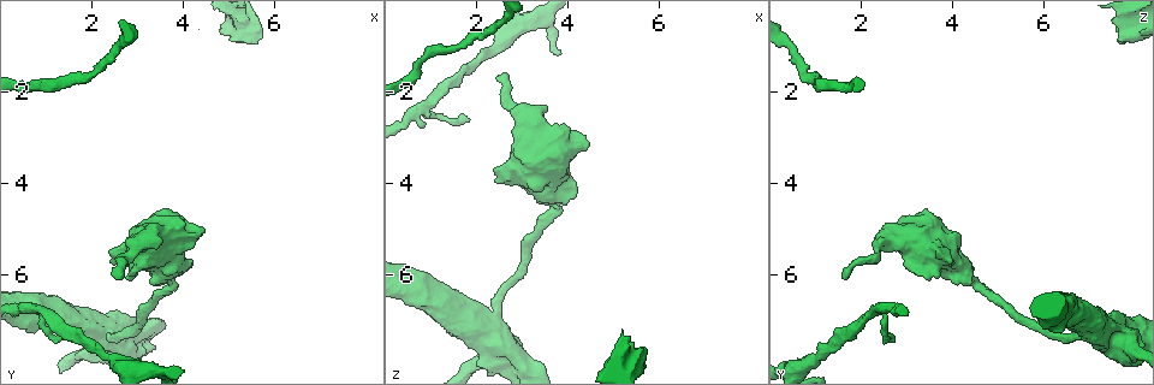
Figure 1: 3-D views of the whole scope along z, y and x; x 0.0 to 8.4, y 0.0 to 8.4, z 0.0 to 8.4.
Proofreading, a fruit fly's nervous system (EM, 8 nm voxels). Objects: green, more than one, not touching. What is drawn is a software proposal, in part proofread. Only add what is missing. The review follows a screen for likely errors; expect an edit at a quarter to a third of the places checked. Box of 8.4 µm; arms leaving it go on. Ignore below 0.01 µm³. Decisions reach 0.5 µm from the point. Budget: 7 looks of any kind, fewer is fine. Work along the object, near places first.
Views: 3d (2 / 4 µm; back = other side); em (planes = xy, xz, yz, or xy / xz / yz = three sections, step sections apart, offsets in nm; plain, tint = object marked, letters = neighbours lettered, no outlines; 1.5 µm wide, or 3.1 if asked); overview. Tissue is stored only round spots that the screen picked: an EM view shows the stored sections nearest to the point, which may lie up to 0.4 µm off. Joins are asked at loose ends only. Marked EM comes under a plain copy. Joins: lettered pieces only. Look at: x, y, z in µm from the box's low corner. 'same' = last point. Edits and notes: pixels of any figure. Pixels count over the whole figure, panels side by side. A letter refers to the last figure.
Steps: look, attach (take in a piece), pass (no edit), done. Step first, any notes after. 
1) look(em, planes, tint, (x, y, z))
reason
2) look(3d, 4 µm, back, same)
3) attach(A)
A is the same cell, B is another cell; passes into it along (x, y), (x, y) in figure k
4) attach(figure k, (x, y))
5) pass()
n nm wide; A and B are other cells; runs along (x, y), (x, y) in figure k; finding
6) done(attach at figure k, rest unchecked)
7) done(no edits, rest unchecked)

look(3d, 4 µm, (2.55, 6.05, 1.70))
branch stops here

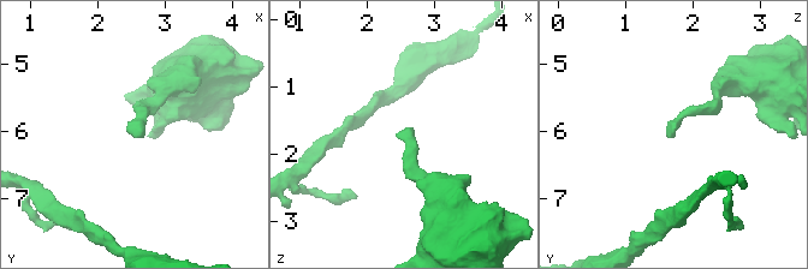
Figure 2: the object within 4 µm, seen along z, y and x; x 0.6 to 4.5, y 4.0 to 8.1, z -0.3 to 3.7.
look(em, planes, letters, (2.50, 6.05, 1.65))

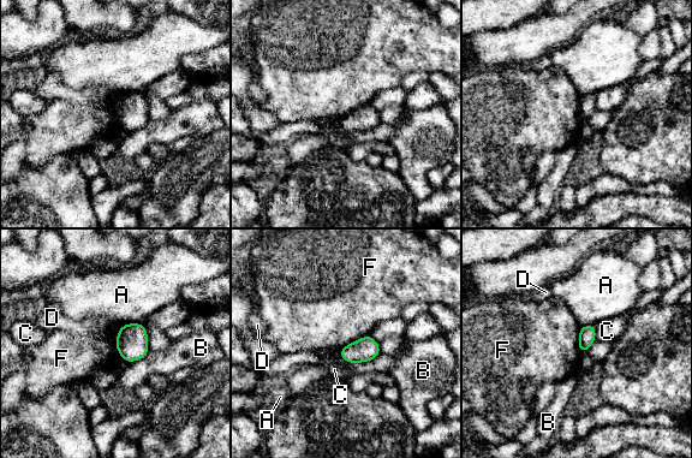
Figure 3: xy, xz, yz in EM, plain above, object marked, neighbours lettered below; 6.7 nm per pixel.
pass()
A, B, C, D and F are other cells; none of them fits

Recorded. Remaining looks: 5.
look(3d, 2 µm, back, (1.85, 7.30, 2.65))
branch stops here

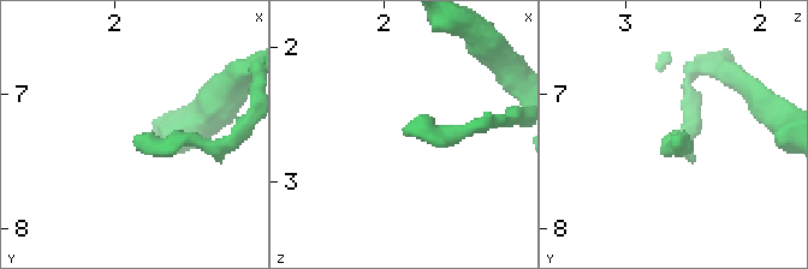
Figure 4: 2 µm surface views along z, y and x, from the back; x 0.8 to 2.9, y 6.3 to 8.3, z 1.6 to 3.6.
look(em, planes, letters, (1.84, 7.30, 2.62))
shape alone is not enough

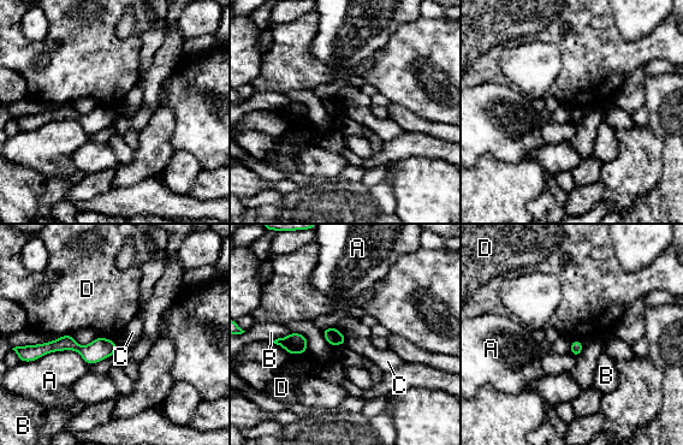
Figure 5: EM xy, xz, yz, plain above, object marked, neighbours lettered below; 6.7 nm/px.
pass()
90 nm wide; A, B, C and D are other cells; no lettered piece goes on from it

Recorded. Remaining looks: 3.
look(3d, 2 µm, (2.80, 6.15, 3.40))

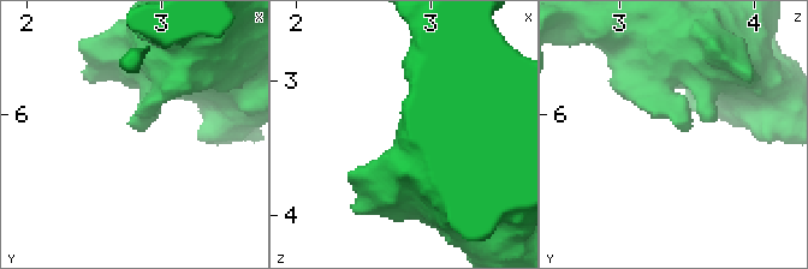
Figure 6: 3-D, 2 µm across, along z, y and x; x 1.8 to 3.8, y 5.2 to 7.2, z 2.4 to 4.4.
look(em, xz, step 4, letters, (2.82, 6.12, 3.44))

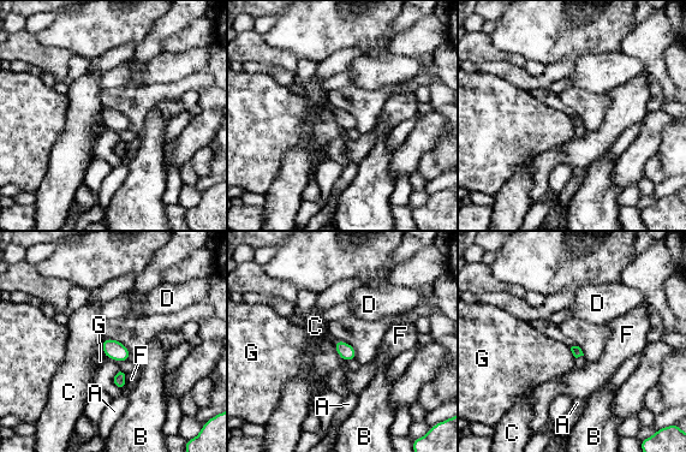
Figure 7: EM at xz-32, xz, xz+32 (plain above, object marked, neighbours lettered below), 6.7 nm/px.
look(em, planes, letters, same)
cut it another way

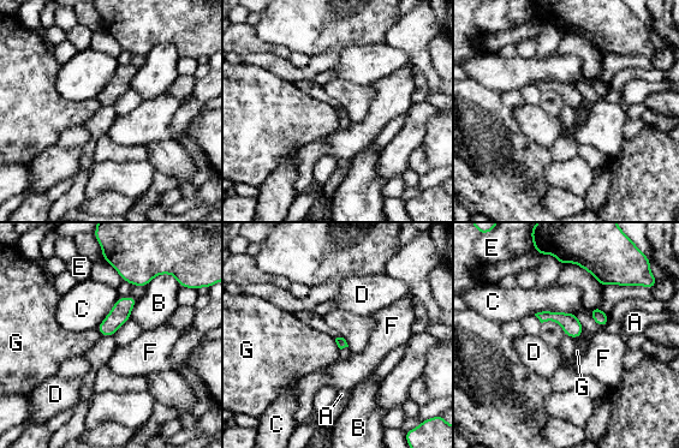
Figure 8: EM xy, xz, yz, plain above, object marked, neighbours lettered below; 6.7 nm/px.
pass()
A, B, C, D, E, F and G are other cells; border along (334, 339), (340, 350) in figure 8; no lettered piece goes on from it

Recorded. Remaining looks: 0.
done(no edits, rest unchecked)

